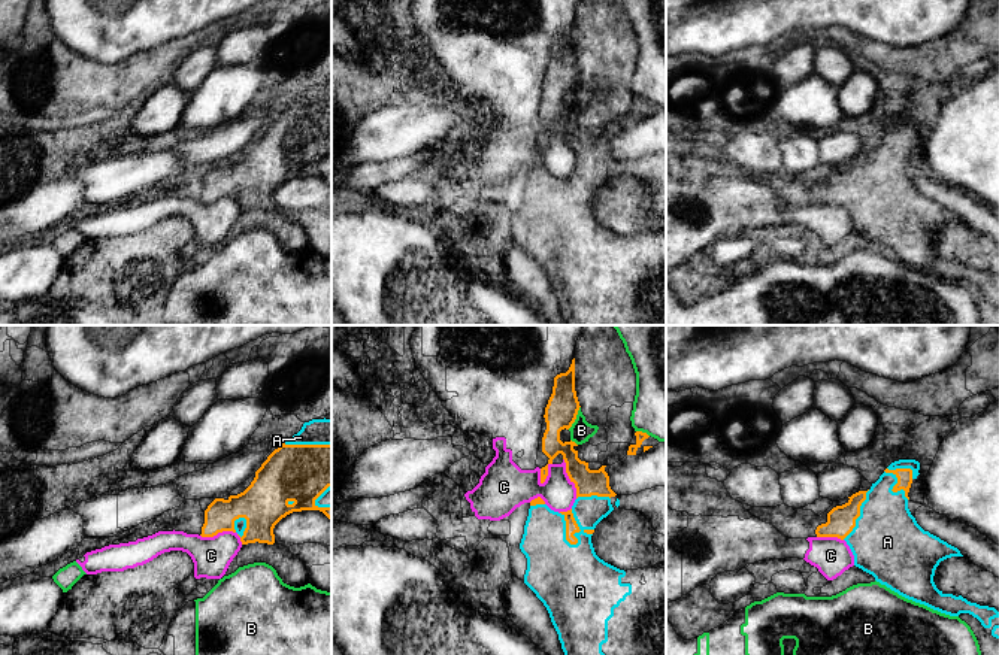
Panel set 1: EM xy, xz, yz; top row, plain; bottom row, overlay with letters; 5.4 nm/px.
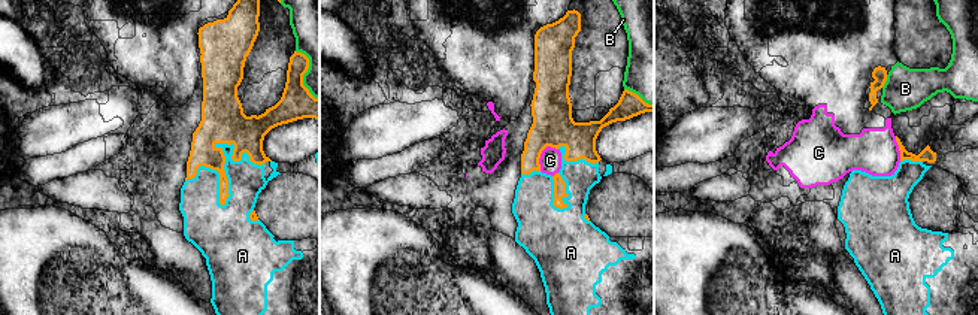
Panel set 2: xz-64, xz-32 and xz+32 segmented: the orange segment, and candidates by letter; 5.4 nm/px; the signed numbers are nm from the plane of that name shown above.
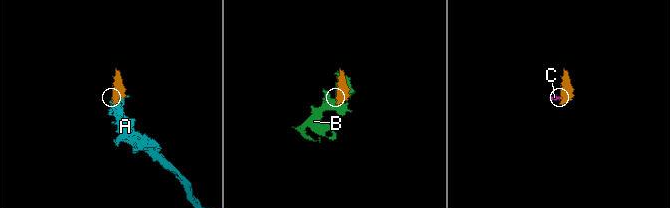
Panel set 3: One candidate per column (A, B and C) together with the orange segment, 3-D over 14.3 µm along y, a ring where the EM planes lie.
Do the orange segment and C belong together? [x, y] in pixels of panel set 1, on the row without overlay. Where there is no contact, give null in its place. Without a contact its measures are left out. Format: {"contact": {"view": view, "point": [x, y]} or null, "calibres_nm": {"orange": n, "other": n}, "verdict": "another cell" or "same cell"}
{"contact": {"view": "xy", "point": [223, 196]}, "calibres_nm": {"orange": 240, "other": 200}, "verdict": "another cell"}

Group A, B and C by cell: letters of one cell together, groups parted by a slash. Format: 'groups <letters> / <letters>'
groups A / B C

